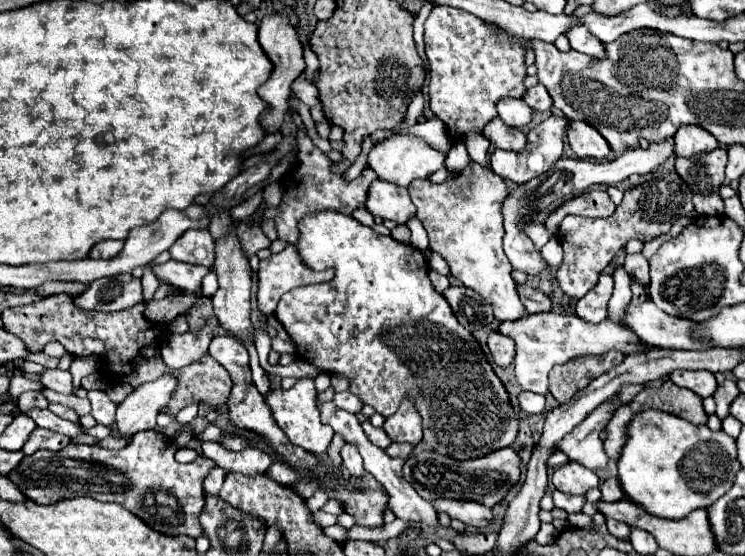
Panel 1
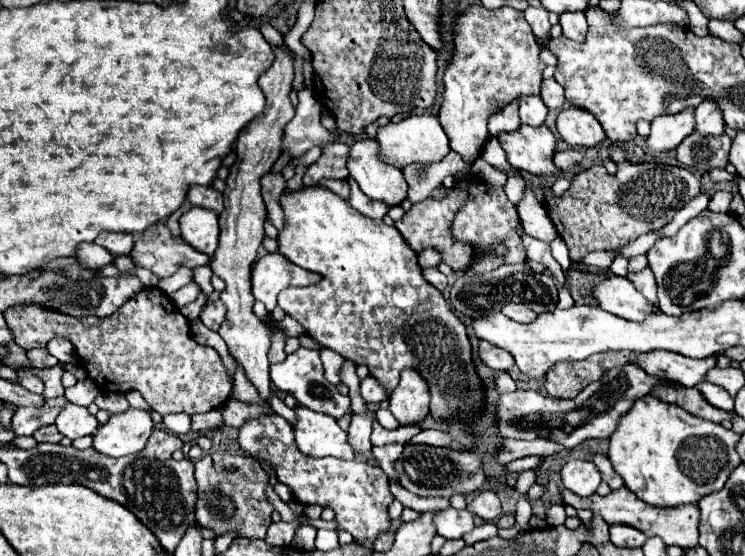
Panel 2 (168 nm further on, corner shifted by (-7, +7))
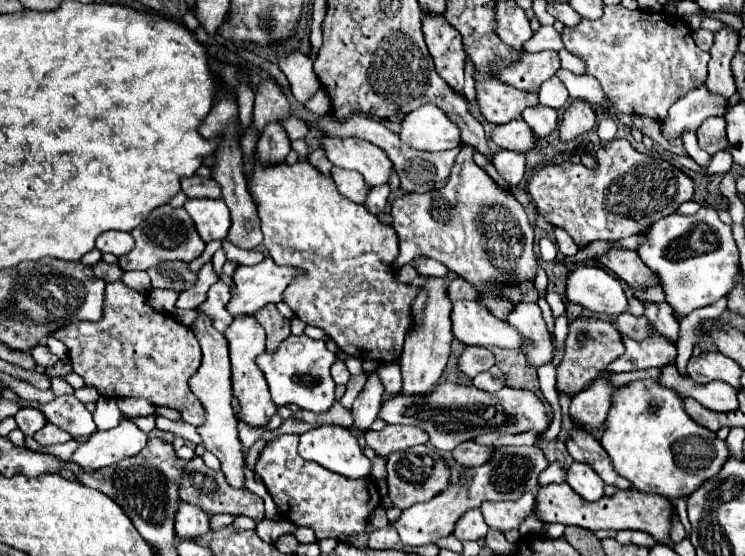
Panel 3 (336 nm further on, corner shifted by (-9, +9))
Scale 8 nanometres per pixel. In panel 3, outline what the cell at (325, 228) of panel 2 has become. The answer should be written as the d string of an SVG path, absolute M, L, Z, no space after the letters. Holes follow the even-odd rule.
M297 161L295 165L275 165L261 167L257 163L249 191L257 203L261 217L261 231L265 235L263 243L271 257L279 265L293 265L305 271L303 277L295 277L283 293L283 303L287 303L293 313L307 325L323 329L337 347L361 361L371 359L379 363L393 363L399 359L407 333L413 329L415 321L411 315L411 303L419 295L421 287L405 285L397 281L397 269L393 261L399 253L399 239L391 225L379 221L377 215L369 213L363 205L353 203L343 197L333 179L319 173L311 163Z

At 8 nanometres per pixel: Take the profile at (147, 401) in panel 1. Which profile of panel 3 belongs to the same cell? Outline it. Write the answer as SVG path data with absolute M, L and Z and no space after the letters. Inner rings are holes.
M121 419L121 423L109 431L95 431L89 441L73 453L71 461L81 465L83 471L95 471L137 455L145 443L147 433L143 433L133 421Z

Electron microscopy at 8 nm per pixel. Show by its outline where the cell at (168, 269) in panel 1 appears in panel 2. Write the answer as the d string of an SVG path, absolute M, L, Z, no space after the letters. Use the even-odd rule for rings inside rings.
M157 223L135 235L135 247L129 257L137 267L149 269L157 277L171 277L179 267L195 269L209 263L205 253L179 241L183 239L175 237L165 223Z

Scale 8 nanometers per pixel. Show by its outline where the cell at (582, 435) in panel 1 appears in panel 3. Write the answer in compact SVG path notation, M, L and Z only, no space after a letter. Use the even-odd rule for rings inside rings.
M473 441L461 443L459 447L455 447L453 457L455 461L459 461L465 467L479 467L483 463L487 463L487 459L491 459L491 455L495 453L495 447L491 445L477 445Z

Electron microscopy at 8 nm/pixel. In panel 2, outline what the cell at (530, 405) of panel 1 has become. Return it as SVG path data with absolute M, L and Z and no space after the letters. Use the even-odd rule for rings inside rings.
M497 371L495 373L495 389L497 389L497 393L511 393L513 389L517 389L517 385L515 385L515 381L511 381L509 373Z

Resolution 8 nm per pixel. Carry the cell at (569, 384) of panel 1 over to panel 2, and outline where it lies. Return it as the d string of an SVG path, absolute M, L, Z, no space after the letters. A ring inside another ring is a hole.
M629 351L595 353L583 361L561 361L545 375L545 389L555 399L575 399L585 385L597 381L605 369L625 365L633 359Z

